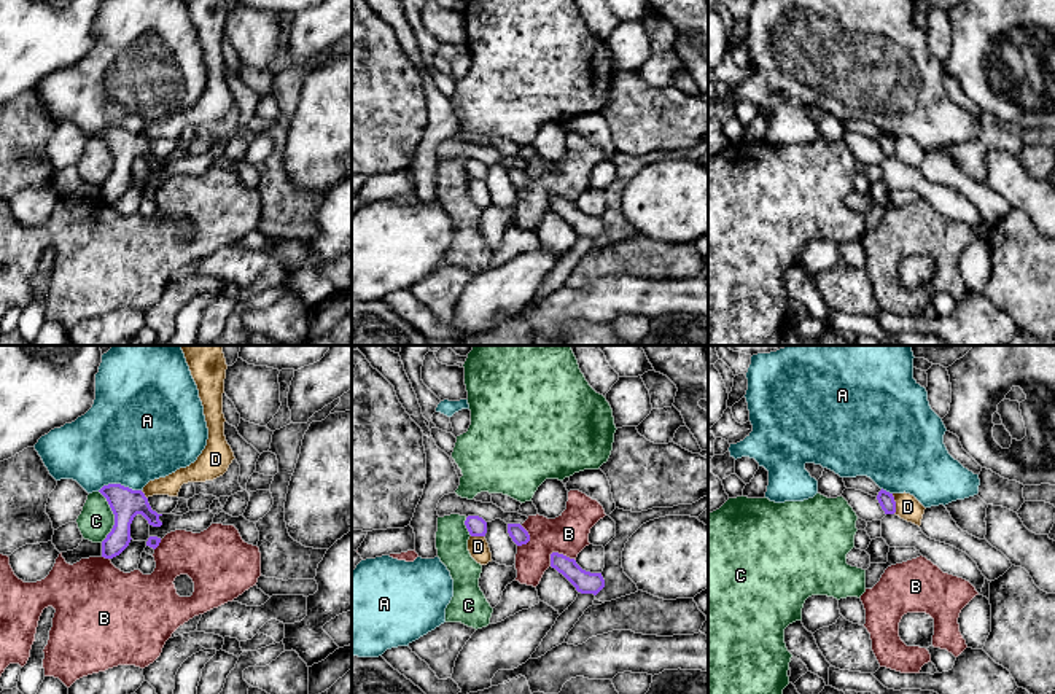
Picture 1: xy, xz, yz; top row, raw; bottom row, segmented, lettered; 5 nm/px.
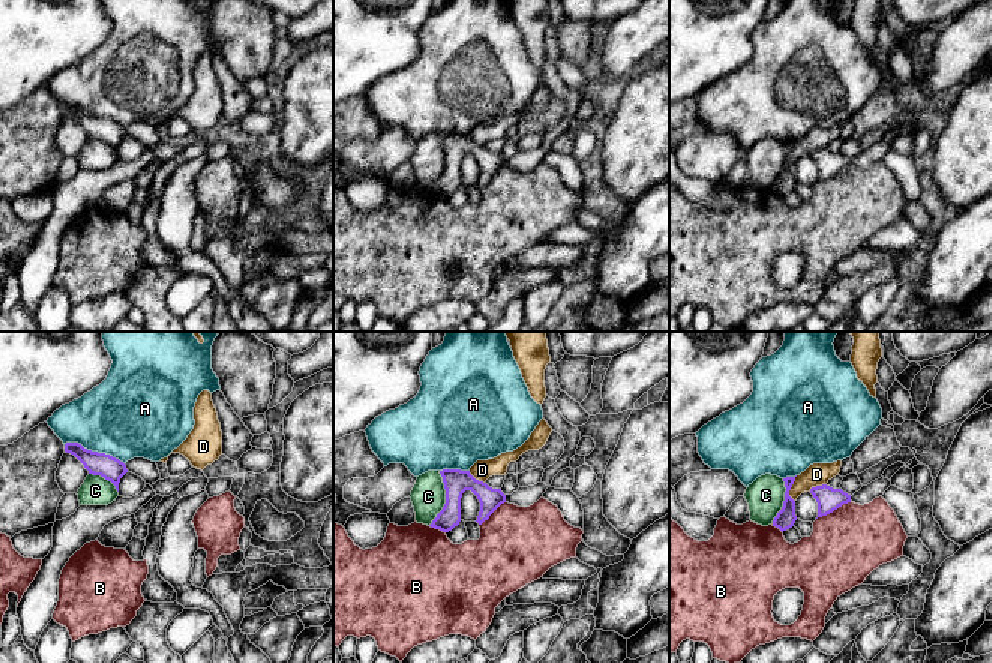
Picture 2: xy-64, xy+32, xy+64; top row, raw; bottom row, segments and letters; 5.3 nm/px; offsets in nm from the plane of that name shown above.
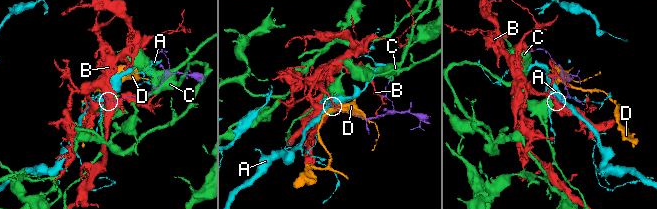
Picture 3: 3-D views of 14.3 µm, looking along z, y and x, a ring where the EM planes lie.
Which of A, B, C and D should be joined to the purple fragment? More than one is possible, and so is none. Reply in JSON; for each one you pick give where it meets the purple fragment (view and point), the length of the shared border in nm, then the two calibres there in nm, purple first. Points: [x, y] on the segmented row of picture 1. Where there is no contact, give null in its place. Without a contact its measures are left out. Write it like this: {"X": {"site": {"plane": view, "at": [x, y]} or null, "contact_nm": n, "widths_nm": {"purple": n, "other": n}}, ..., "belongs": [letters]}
{"belongs": []}

